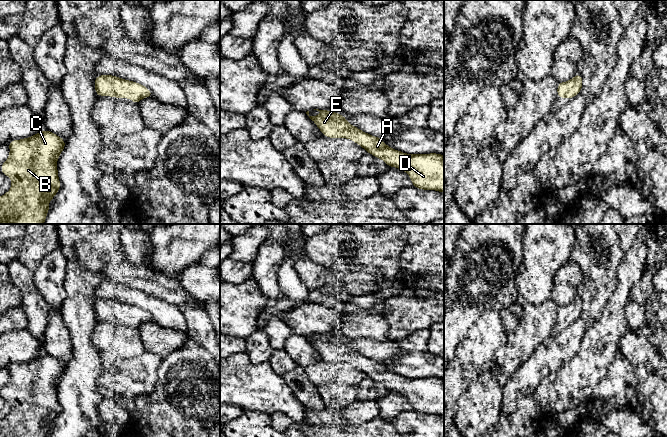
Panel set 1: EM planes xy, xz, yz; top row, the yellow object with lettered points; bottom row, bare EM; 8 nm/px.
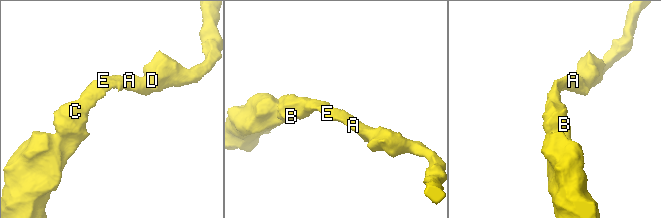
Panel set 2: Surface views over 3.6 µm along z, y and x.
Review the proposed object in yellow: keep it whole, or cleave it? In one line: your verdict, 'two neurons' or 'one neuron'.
one neuron

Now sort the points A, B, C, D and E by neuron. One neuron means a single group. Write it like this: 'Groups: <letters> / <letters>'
Groups: A B C D E

